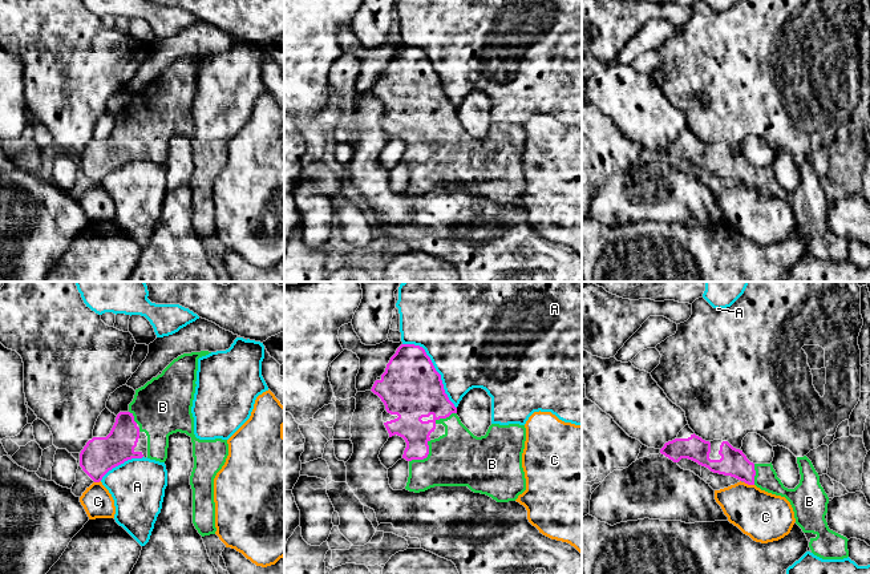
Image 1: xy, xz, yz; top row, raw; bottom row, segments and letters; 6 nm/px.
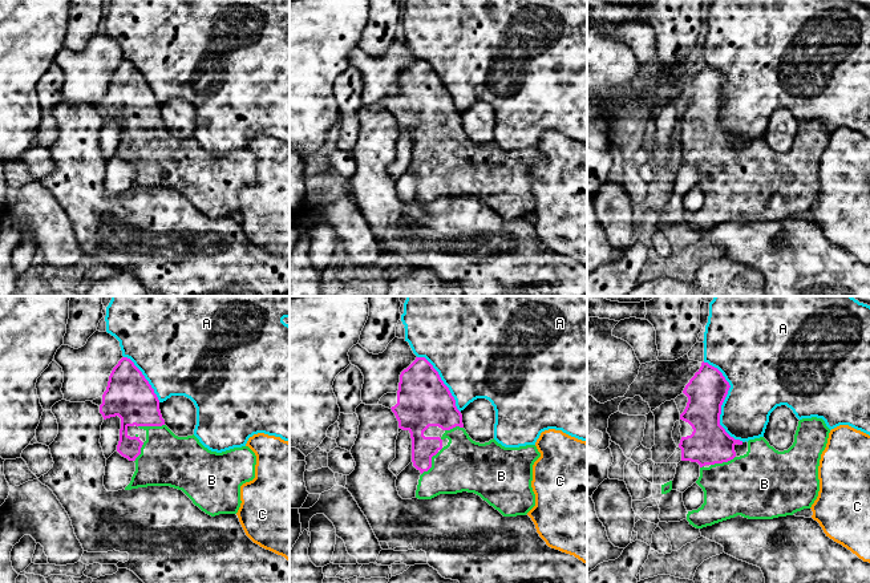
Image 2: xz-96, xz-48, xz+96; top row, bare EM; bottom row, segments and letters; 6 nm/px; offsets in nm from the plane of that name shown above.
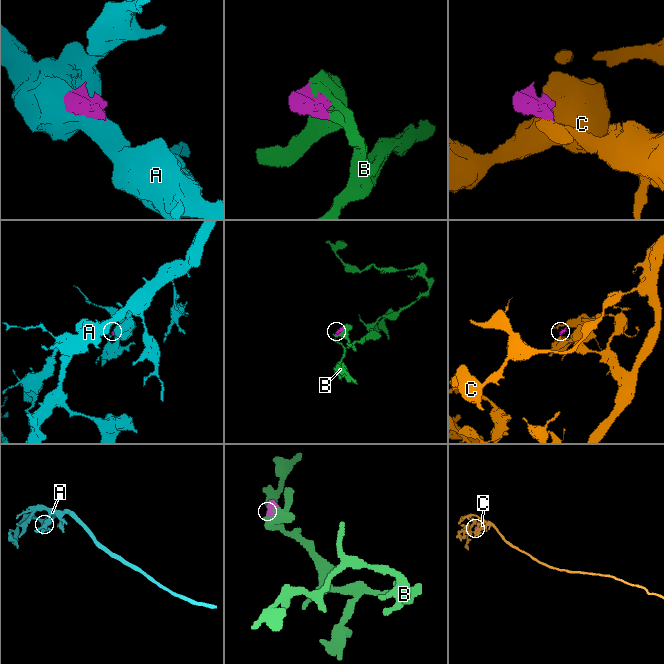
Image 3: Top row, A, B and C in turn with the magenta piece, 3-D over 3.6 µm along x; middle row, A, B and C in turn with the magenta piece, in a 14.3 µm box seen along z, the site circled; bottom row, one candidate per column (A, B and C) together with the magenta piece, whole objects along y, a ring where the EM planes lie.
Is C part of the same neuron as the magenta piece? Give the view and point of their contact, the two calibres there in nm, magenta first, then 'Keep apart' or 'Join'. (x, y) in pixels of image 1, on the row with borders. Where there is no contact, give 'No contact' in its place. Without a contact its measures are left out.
Touches magenta at yz (749, 484). Thickness 170 nm (magenta) against 300 nm. Keep apart

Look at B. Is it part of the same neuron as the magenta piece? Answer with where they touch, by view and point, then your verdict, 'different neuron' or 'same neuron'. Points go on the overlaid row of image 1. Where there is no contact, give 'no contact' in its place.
xz (425, 457) | same neuron

